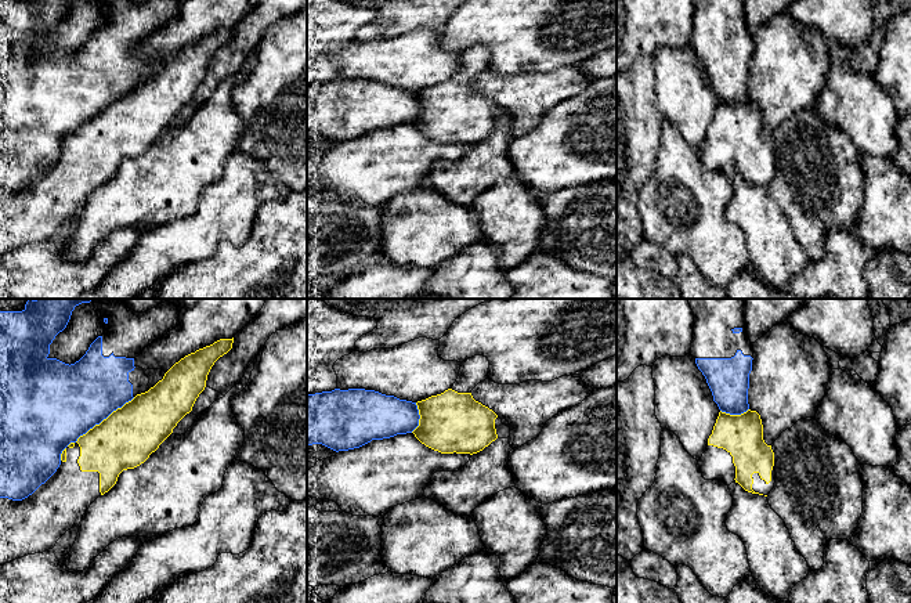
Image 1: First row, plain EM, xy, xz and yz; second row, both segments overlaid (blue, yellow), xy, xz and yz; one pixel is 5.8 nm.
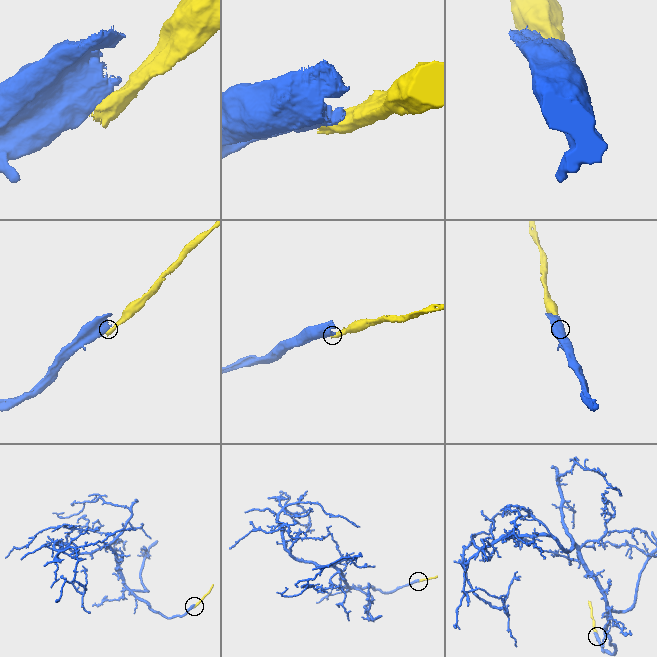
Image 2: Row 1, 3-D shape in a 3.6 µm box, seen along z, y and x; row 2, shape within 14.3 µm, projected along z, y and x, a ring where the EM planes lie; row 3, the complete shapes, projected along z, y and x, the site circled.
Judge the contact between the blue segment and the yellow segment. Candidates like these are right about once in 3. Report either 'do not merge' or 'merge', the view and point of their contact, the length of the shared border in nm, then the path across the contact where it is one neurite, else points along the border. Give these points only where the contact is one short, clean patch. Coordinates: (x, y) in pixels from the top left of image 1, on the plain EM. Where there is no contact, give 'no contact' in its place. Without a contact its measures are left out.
do not merge; contact xy (93, 116); length 550 nm

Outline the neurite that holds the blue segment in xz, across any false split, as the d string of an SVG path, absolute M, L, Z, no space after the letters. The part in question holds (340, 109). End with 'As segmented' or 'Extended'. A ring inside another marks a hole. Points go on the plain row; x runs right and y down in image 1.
M335 79L307 84L307 136L322 134L336 142L359 138L372 130L412 123L419 116L416 93L365 79Z. As segmented

